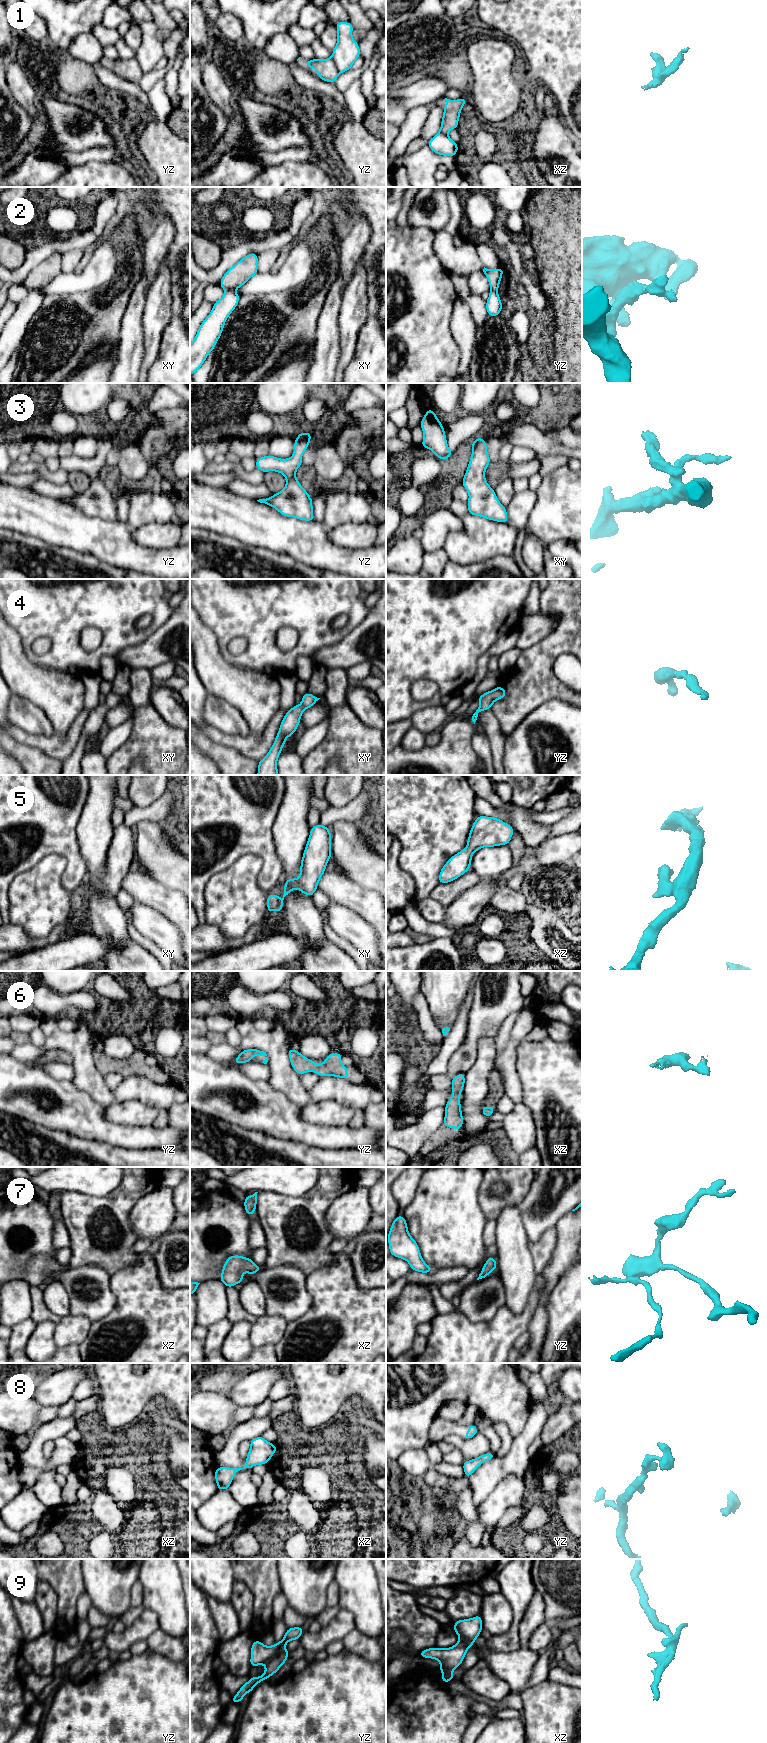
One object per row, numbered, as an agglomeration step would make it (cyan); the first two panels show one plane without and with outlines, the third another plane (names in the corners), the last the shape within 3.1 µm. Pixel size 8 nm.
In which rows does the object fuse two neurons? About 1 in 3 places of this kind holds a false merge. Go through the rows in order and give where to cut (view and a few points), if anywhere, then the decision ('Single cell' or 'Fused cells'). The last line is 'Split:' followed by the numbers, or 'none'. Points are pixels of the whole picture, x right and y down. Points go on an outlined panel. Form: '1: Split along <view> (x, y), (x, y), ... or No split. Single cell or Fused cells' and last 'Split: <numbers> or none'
1: Split along yz (330, 58), (339, 73). Fused cells
2: Split along xy (233, 290), (225, 292). Fused cells
3: No split. Single cell
4: No split. Single cell
5: No split. Single cell
6: No split. Single cell
7: No split. Single cell
8: No split. Single cell
9: Split along yz (284, 1648), (265, 1664). Fused cells
Split: 1, 2, 9

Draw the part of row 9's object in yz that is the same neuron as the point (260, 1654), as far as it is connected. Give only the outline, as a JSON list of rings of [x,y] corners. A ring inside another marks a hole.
[[[302,1626],[287,1629],[283,1639],[272,1646],[265,1646],[259,1640],[254,1640],[251,1646],[250,1667],[266,1664],[272,1657],[285,1649],[286,1644],[291,1640],[299,1640],[303,1634]]]

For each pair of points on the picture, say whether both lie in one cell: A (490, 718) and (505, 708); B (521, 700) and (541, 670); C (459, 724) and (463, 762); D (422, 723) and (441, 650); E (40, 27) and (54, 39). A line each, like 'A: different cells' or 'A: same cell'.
A: different cells
B: same cell
C: same cell
D: different cells
E: different cells

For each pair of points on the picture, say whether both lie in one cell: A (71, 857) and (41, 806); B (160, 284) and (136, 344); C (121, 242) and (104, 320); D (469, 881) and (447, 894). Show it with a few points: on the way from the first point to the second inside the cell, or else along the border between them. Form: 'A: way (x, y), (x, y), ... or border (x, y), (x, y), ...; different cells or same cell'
A: way (66, 844), (41, 819); same cell
B: way (151, 299), (149, 312), (141, 329); same cell
C: way (127, 261), (127, 285), (120, 301); same cell
D: way (464, 882), (452, 890); same cell

